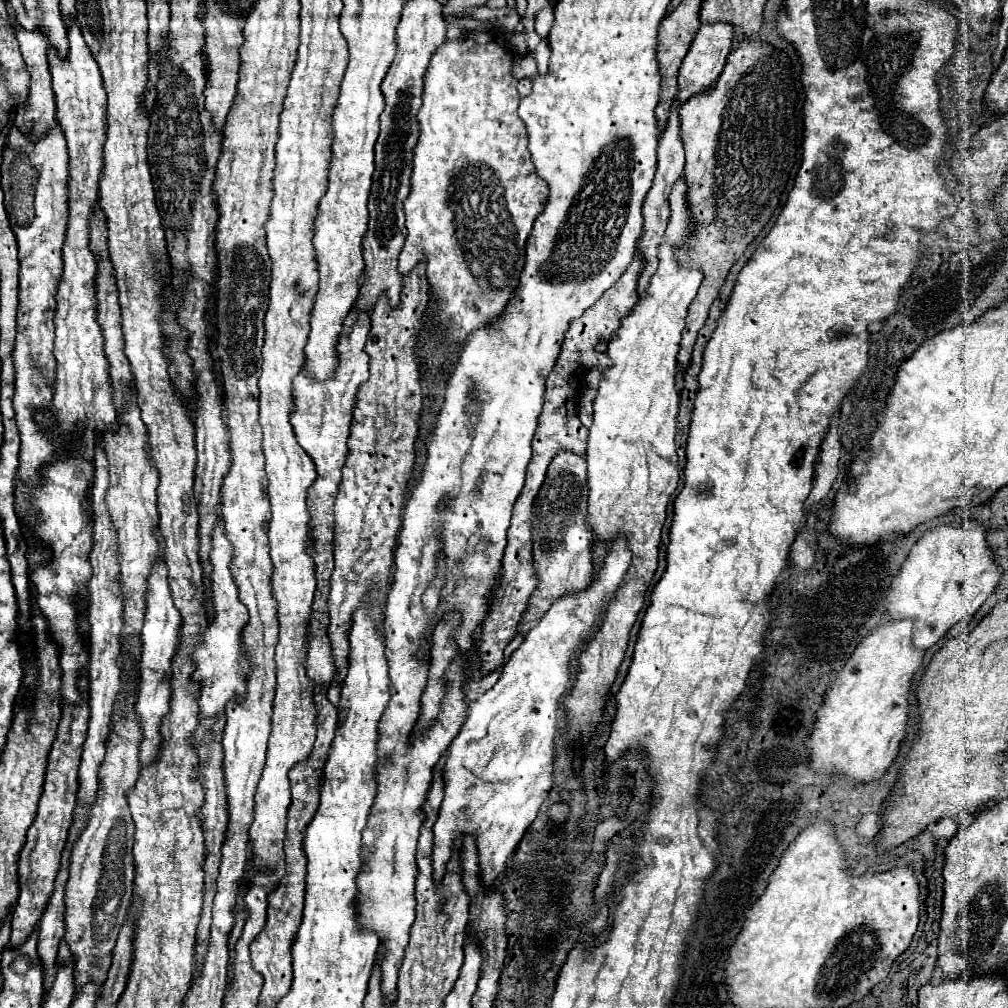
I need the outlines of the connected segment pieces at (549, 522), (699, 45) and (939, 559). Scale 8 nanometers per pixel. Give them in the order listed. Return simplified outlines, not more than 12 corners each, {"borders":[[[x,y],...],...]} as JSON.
{"borders":[[[560,452],[534,500],[538,588],[518,632],[592,582],[586,456]],[[702,22],[680,66],[678,98],[710,88],[734,26]],[[972,520],[926,530],[892,580],[886,620],[928,650],[996,590]]]}

